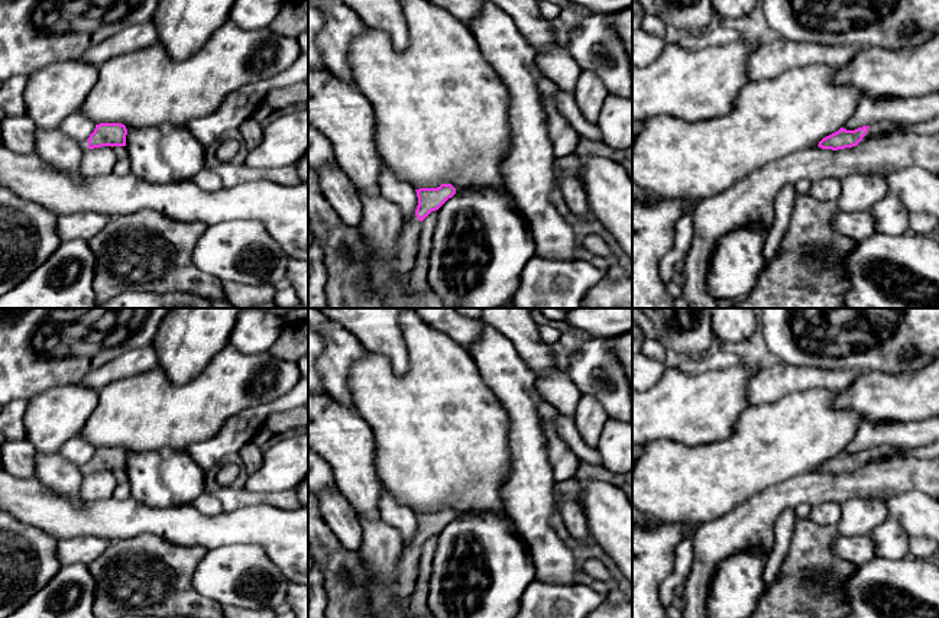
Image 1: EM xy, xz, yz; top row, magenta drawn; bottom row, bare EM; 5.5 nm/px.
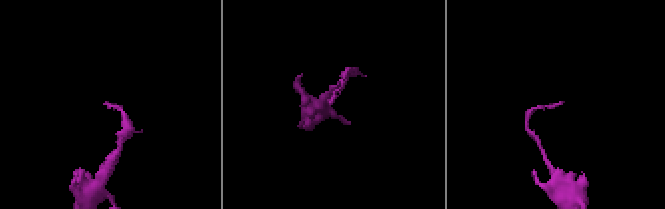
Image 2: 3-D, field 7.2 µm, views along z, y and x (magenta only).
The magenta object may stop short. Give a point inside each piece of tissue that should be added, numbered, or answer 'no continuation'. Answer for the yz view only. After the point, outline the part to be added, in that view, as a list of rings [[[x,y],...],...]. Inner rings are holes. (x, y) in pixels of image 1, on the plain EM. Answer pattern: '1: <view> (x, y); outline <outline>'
1: yz (881, 453); outline [[[887,447],[871,449],[861,466],[894,457],[894,450]]]

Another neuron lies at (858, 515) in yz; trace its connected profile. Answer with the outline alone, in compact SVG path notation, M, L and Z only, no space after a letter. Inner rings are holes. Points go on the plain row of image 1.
M852 498L841 505L836 531L844 537L868 536L888 518L885 502L874 498Z

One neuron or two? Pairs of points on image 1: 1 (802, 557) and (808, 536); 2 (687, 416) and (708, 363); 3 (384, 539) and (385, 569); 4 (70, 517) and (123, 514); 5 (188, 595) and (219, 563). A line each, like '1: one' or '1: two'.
1: one
2: two
3: one
4: one
5: two

